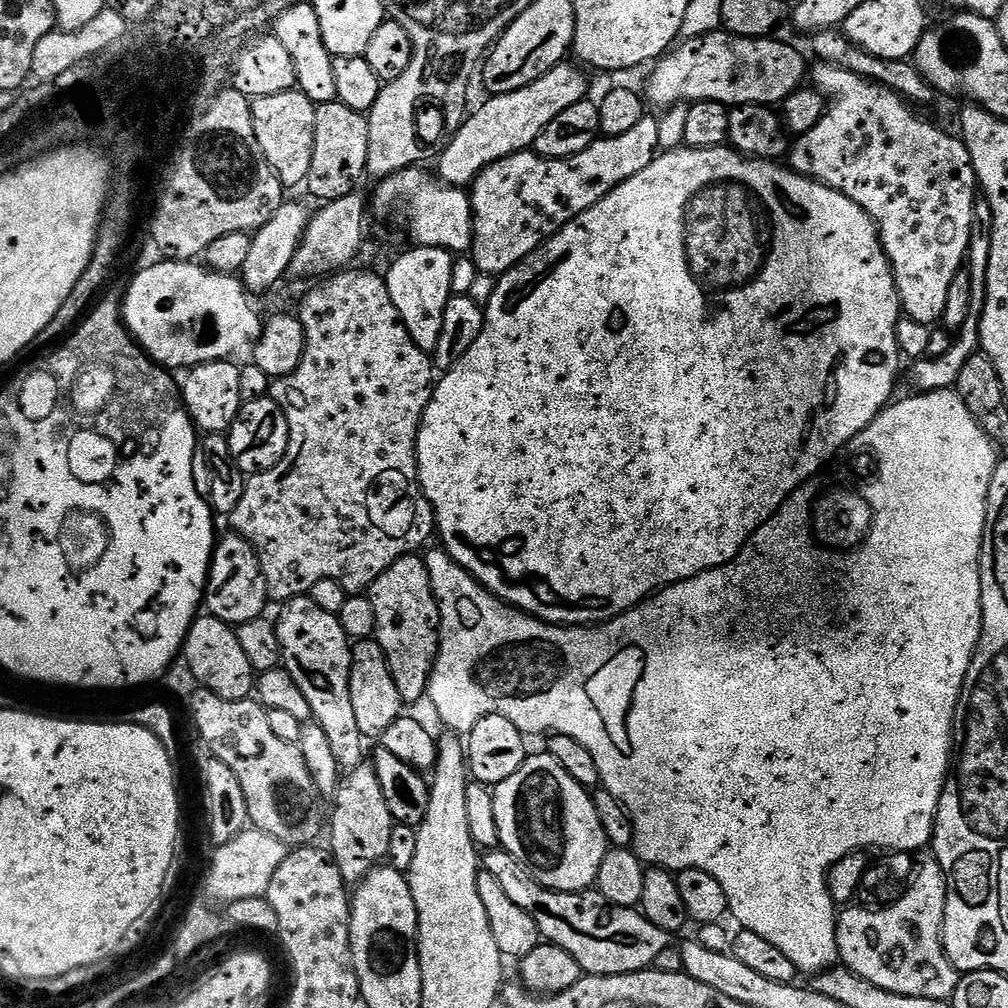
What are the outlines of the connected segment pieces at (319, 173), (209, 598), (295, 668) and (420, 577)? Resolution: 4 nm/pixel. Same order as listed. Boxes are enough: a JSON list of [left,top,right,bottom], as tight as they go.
[[306,100,370,202],[202,534,270,626],[275,595,366,769],[370,555,440,701]]

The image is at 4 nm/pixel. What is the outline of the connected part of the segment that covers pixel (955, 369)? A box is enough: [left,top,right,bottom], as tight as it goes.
[912,199,992,392]

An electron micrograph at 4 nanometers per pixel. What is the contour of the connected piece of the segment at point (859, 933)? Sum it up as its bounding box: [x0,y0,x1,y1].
[836,858,961,1001]

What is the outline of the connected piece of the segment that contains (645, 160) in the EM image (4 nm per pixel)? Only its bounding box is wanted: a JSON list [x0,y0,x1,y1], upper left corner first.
[470,114,661,278]

